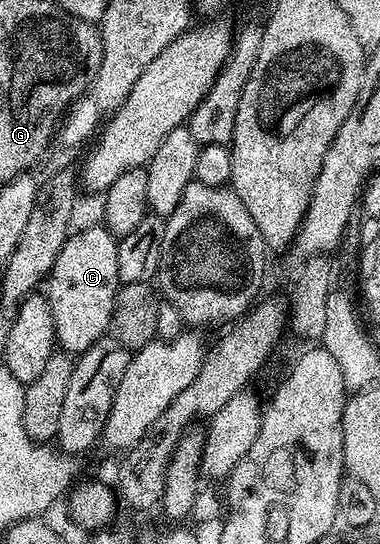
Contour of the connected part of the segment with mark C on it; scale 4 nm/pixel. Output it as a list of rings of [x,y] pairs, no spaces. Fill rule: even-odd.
[[[83,227],[71,233],[57,253],[56,263],[45,280],[49,309],[53,309],[55,342],[68,353],[88,351],[98,339],[108,334],[113,301],[119,292],[116,236],[106,227]],[[47,287],[47,288],[46,288]]]

